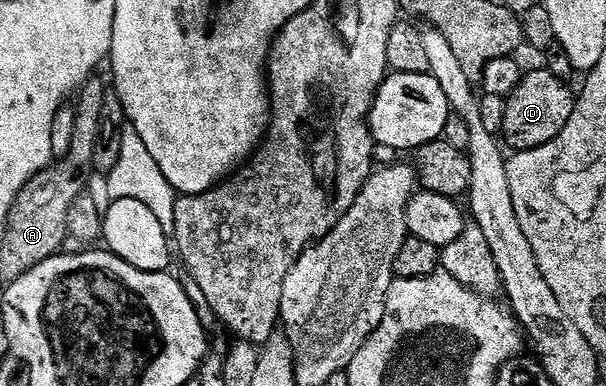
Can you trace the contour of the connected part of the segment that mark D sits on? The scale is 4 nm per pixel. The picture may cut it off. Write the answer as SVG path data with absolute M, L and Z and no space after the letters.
M546 69L528 70L511 95L506 96L503 105L501 139L508 148L528 151L553 141L569 125L569 117L575 108L576 92L567 88L564 80L553 77Z

